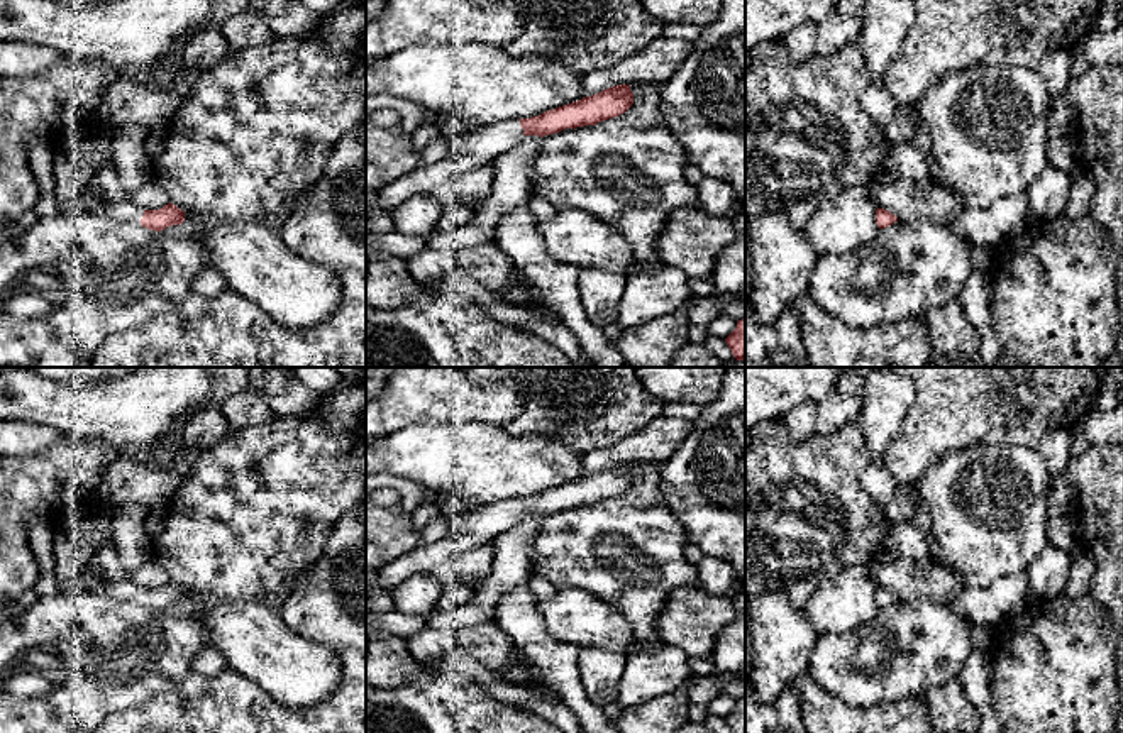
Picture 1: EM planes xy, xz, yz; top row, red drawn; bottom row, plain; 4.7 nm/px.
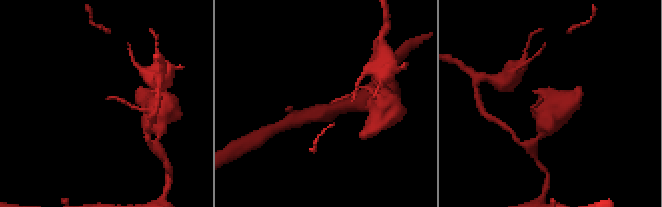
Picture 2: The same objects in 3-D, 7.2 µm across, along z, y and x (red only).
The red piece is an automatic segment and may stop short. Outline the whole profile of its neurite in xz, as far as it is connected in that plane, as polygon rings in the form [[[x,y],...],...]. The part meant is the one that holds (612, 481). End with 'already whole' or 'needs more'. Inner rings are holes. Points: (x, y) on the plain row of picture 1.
[[[617,464],[596,474],[547,489],[537,496],[505,499],[459,516],[457,526],[429,547],[418,547],[378,570],[379,591],[395,589],[415,574],[449,567],[454,555],[493,542],[515,526],[523,515],[550,515],[564,508],[596,504],[625,493],[633,482],[630,464]]] | needs more

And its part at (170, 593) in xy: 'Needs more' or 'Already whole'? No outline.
Needs more

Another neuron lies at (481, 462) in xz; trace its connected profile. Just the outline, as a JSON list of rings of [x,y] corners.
[[[486,420],[442,425],[413,423],[366,447],[366,476],[391,474],[437,491],[449,491],[478,506],[530,498],[586,476],[581,455],[556,438],[513,437]]]

